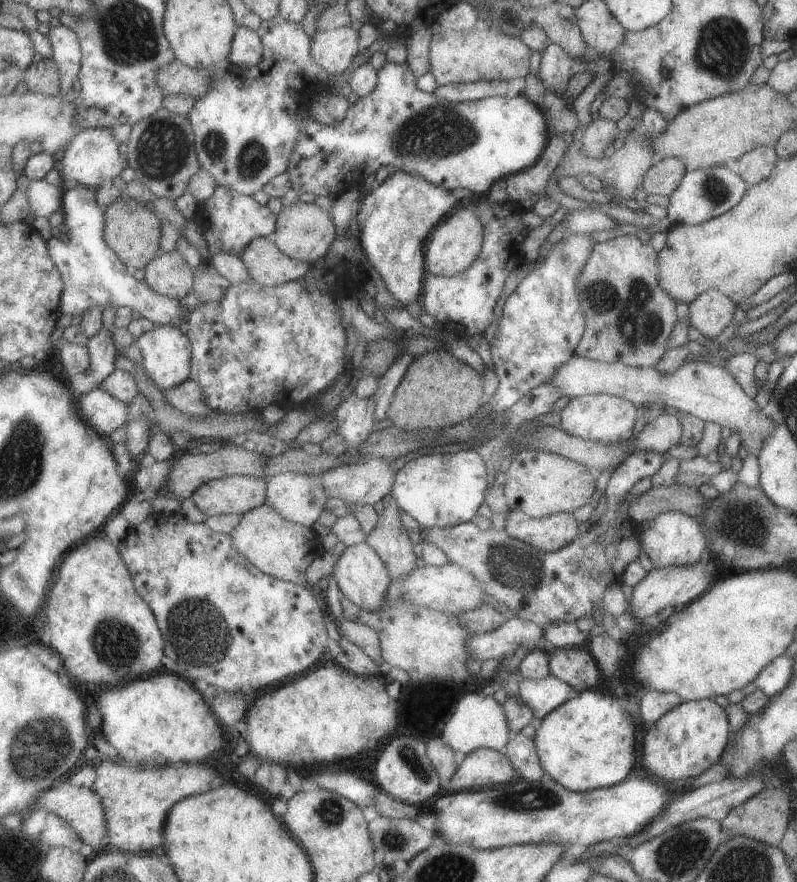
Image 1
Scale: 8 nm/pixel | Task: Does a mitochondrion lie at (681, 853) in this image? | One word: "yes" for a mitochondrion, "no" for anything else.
yes

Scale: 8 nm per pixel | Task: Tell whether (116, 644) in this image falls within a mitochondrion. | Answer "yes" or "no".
yes

